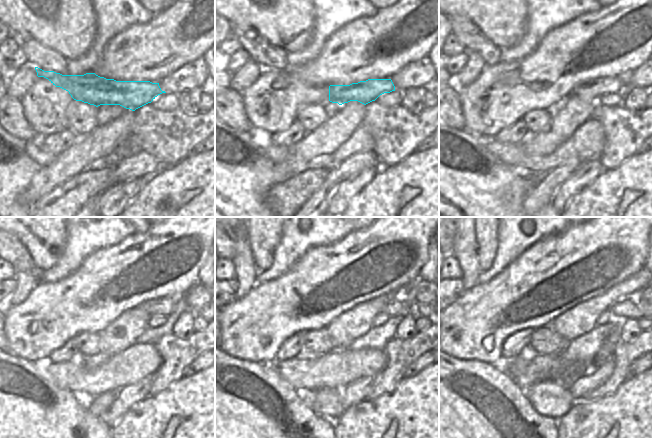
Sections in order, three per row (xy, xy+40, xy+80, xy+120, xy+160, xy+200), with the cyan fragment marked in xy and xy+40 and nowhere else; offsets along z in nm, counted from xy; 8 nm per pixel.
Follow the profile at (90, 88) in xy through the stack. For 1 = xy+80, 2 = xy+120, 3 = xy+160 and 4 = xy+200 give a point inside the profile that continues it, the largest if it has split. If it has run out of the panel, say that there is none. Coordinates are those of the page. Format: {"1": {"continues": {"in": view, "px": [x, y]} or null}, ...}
{"1": {"continues": {"in": "xy+80", "px": [591, 90]}}, "2": {"continues": {"in": "xy+120", "px": [165, 307]}}, "3": {"continues": {"in": "xy+160", "px": [403, 307]}}, "4": {"continues": {"in": "xy+200", "px": [636, 307]}}}

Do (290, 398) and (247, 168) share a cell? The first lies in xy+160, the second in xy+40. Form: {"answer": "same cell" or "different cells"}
{"answer": "same cell"}

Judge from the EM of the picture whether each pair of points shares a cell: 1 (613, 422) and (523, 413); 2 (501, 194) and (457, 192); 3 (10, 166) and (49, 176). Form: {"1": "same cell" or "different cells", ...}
{"1": "different cells", "2": "same cell", "3": "different cells"}

